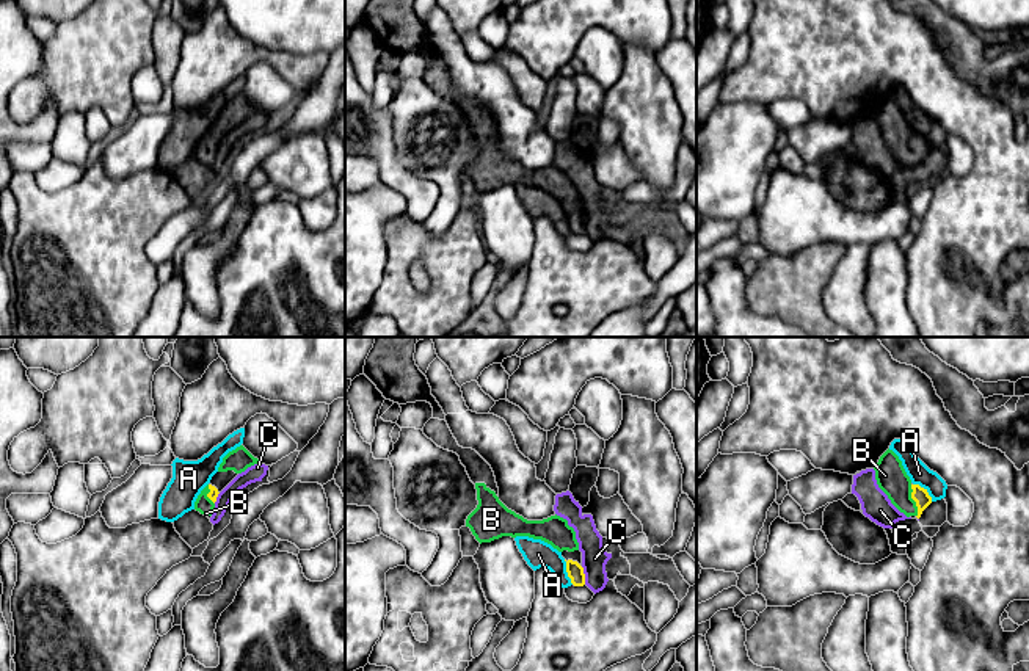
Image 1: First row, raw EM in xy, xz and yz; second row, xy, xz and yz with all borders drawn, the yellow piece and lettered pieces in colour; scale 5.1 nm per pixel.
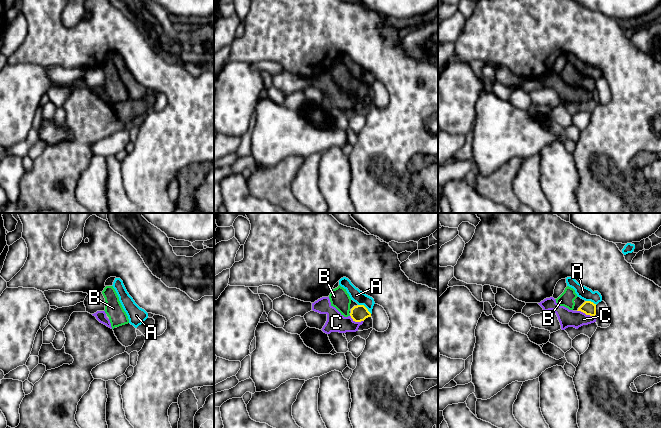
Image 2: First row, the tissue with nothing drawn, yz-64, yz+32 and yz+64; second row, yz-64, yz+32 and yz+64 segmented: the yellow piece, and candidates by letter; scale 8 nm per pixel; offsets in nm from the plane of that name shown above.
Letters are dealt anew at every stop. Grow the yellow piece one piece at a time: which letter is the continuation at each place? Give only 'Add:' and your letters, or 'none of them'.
Add: B

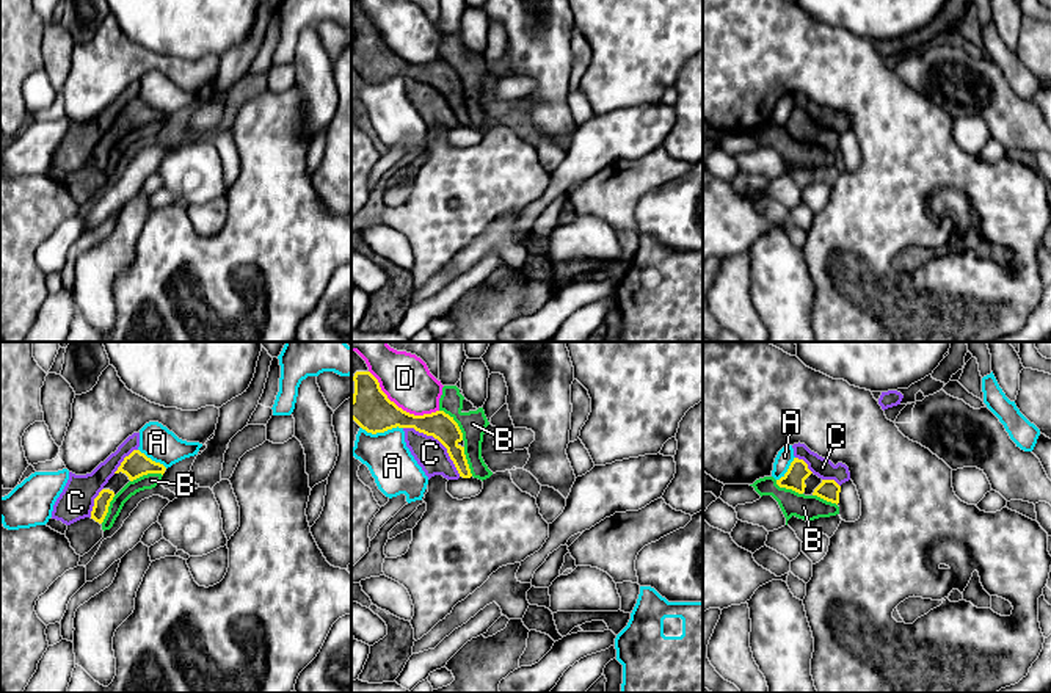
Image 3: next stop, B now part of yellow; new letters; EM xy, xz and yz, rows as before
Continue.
Add: none of them

